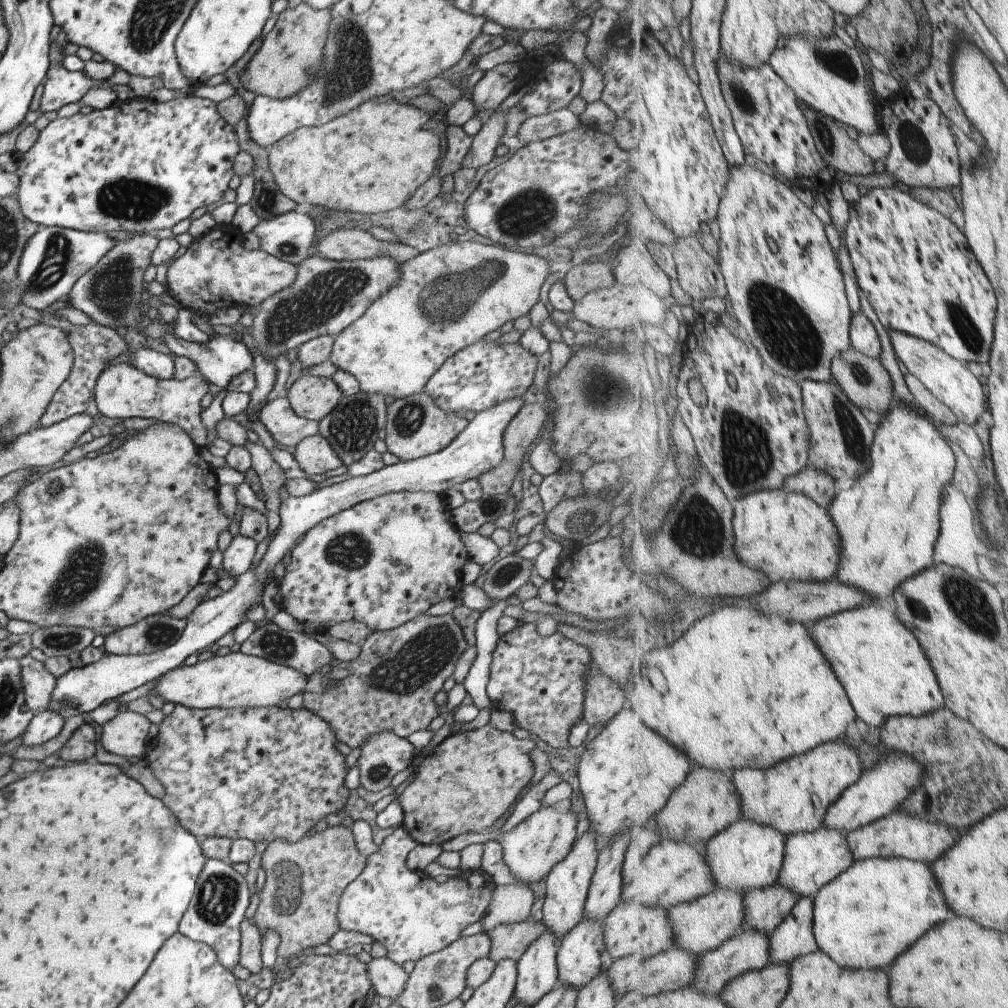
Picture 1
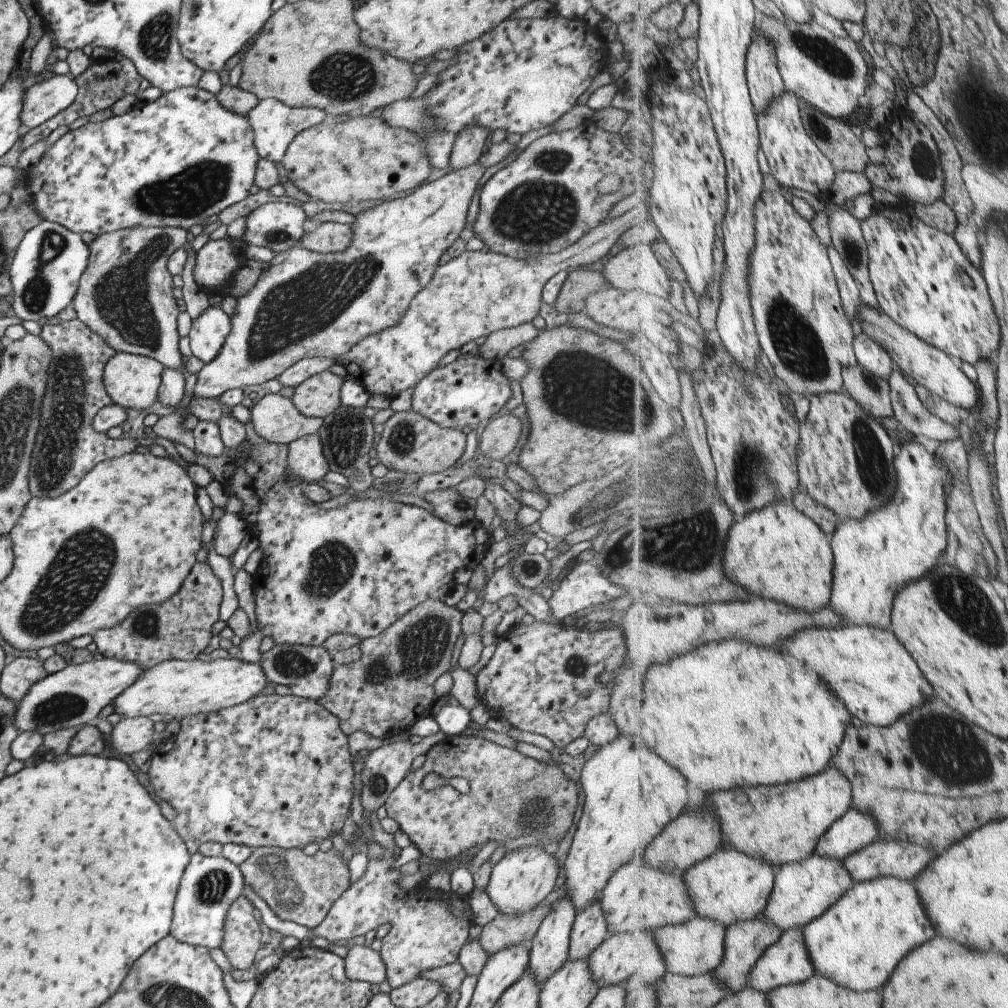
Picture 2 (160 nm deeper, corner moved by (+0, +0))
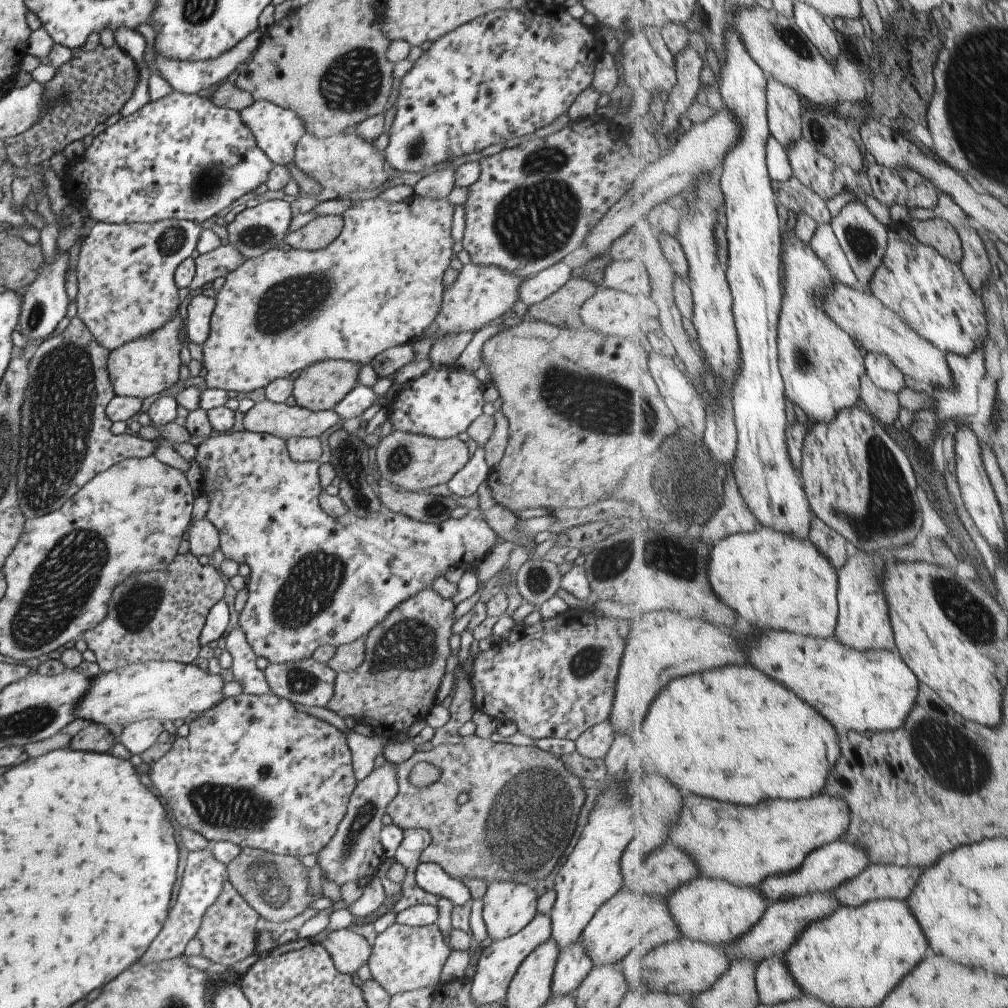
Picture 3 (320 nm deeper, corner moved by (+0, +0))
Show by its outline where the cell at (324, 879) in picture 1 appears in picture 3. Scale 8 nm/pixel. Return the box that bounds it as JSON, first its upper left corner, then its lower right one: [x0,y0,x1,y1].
[225,847,319,922]

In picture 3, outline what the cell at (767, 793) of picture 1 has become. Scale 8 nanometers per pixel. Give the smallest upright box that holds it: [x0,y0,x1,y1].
[671,794,851,888]

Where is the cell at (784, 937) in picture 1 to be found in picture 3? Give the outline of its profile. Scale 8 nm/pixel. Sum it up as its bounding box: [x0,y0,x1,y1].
[756,958,803,1005]

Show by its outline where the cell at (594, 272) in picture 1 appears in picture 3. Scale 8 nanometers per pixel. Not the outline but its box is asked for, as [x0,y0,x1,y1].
[522,277,597,329]

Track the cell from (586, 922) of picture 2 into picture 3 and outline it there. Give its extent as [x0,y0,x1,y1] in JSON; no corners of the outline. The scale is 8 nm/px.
[550,938,592,996]

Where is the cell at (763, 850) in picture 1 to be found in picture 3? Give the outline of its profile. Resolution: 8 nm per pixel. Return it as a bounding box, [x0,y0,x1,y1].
[667,878,769,946]

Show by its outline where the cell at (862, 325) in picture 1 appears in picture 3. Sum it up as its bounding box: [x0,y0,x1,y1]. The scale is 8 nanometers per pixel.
[865,352,906,394]

